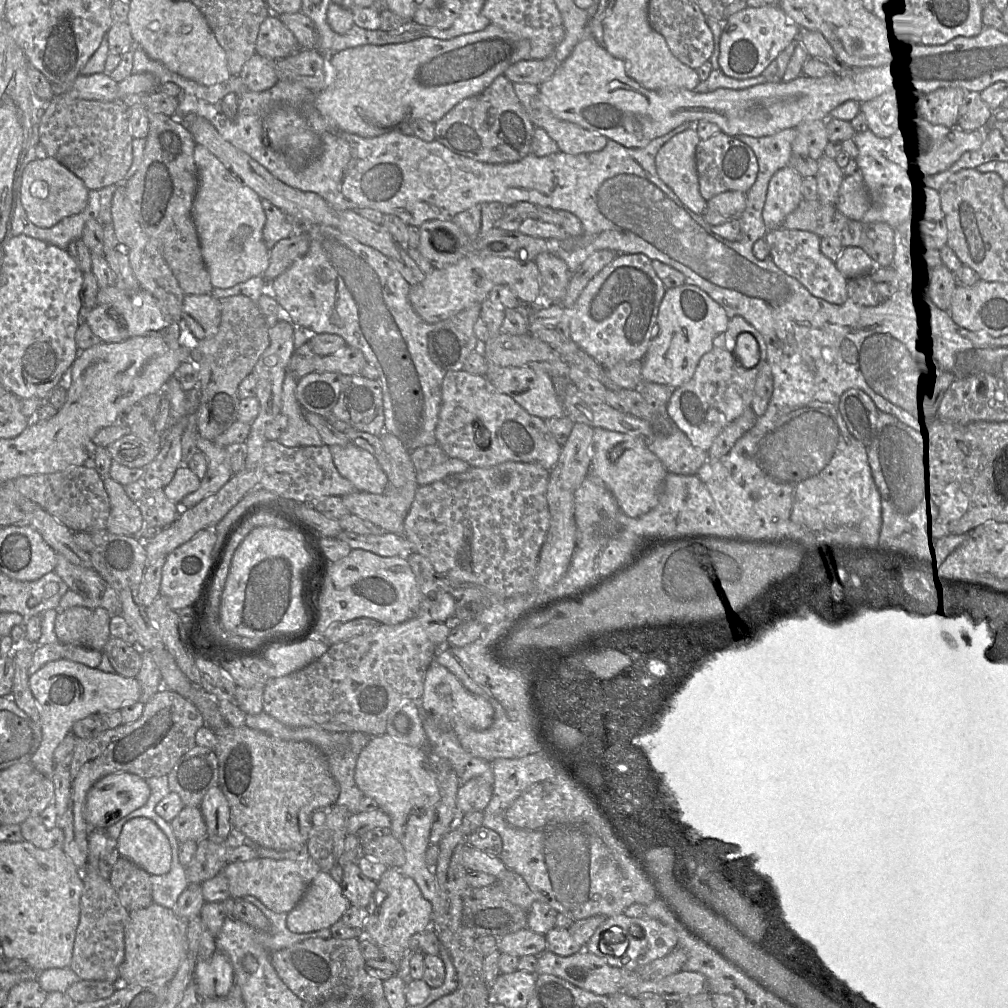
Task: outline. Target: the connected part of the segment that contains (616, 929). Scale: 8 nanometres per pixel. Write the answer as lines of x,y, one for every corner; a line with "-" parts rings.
625,914
607,917
595,930
585,950
603,959
609,966
634,970
663,958
677,945
677,935
670,927
650,918
628,917

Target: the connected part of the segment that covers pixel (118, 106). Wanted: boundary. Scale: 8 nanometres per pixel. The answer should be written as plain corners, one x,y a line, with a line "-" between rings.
68,92
60,93
46,105
39,125
39,143
45,147
47,157
56,159
72,171
83,181
88,190
98,190
125,182
126,174
133,160
133,137
129,130
128,110
128,100
85,100
72,96

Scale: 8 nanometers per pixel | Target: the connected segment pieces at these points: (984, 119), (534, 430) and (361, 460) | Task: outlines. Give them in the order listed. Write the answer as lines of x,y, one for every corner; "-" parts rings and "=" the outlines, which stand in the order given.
969,92
960,108
957,126
965,131
985,129
992,115
993,111
982,99
981,93
=
464,370
449,371
444,376
435,436
437,444
447,456
464,460
472,468
491,467
514,461
538,463
550,471
556,464
562,447
549,431
545,420
529,414
513,398
500,392
487,377
=
352,443
329,447
338,472
354,485
356,491
384,493
388,486
388,477
369,451

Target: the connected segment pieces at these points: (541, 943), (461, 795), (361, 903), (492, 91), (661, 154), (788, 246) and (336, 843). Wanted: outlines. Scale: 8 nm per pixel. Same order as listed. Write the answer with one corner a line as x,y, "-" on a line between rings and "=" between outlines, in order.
526,927
501,937
498,940
497,947
501,953
517,957
539,956
547,950
546,936
533,932
=
480,777
460,784
456,800
458,814
483,812
491,799
492,790
492,785
=
348,863
343,867
343,879
340,883
343,895
351,905
367,908
377,888
377,882
366,877
357,863
=
500,75
482,93
465,98
435,124
435,139
456,154
493,164
516,162
532,153
535,126
517,97
513,82
=
694,127
674,135
656,154
655,166
660,179
674,192
679,200
697,215
703,216
707,211
707,201
699,191
696,171
695,152
701,139
=
783,227
768,231
764,237
769,247
769,255
779,269
799,281
813,296
831,304
842,305
849,300
848,279
841,274
835,263
821,252
820,239
809,231
=
337,803
314,812
306,845
321,871
329,872
338,864
344,852
349,816
347,808

